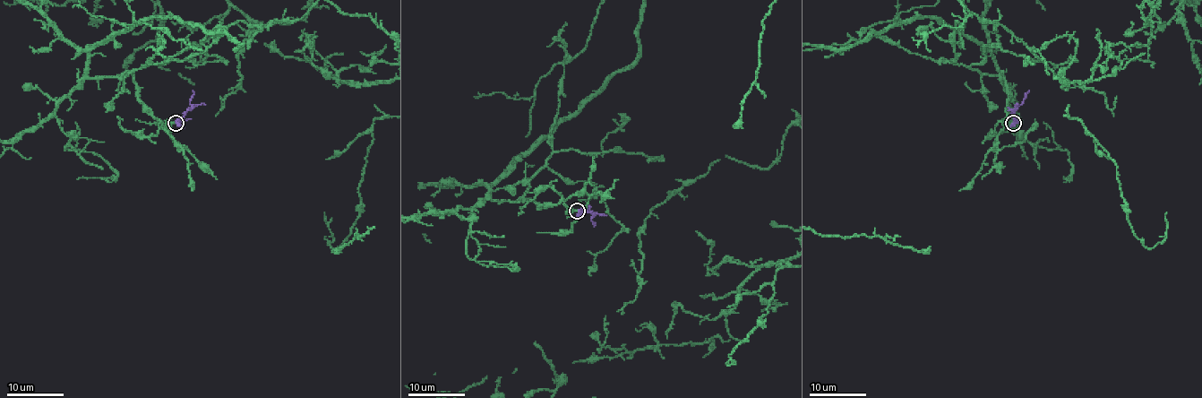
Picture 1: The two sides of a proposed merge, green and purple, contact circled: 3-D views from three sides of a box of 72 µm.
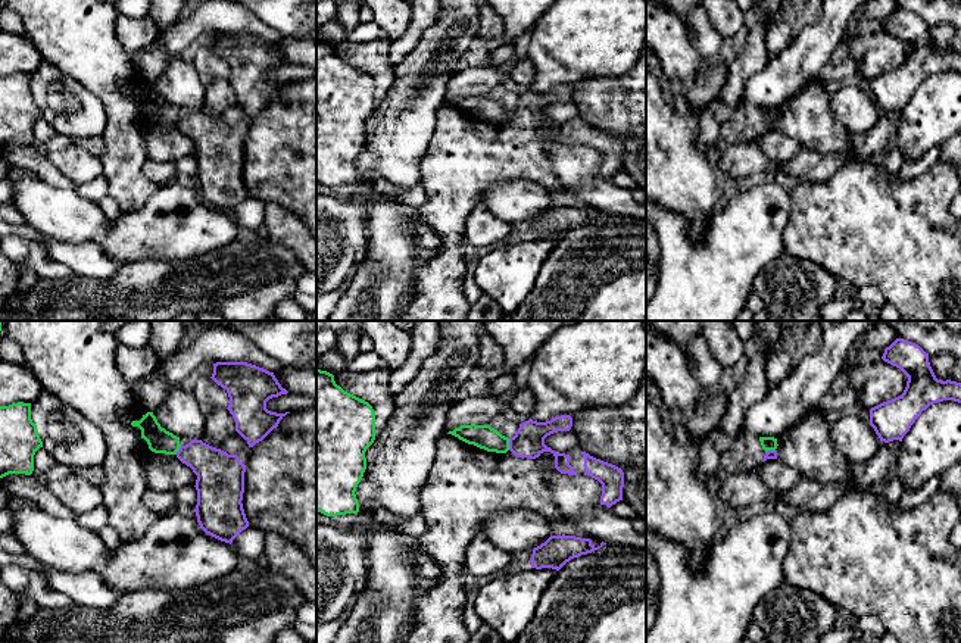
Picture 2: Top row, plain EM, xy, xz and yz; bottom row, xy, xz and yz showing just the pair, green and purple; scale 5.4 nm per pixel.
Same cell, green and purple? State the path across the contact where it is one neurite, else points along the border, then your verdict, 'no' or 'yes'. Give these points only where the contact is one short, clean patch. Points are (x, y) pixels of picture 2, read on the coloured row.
along xz (508, 439), (509, 449) | no

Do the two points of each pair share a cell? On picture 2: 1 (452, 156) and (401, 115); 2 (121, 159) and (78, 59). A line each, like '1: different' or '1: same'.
1: different
2: same

